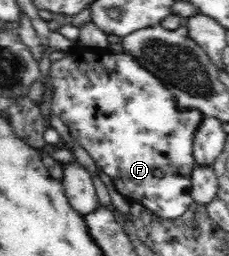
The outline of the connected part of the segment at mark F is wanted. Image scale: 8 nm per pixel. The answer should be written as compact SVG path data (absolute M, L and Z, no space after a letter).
M77 48L66 52L65 56L50 65L49 69L50 87L52 87L52 110L56 116L68 127L70 136L76 140L96 162L98 169L112 179L114 186L129 201L140 202L146 209L154 212L157 216L166 219L174 219L181 216L188 206L193 202L192 197L192 169L196 165L193 156L194 133L204 116L201 113L194 112L190 107L179 106L179 102L172 96L172 92L166 89L166 86L145 67L142 67L131 55L127 53L113 54L102 50L93 50L92 48Z

